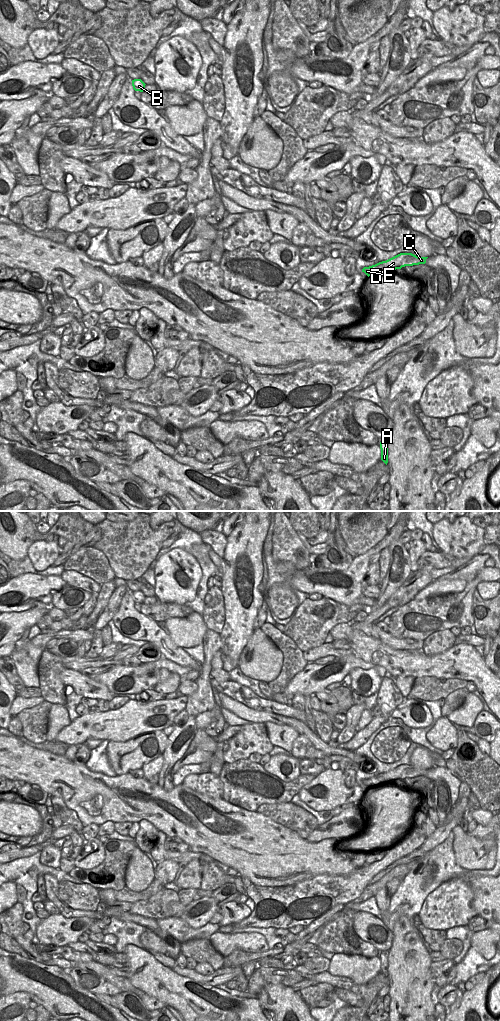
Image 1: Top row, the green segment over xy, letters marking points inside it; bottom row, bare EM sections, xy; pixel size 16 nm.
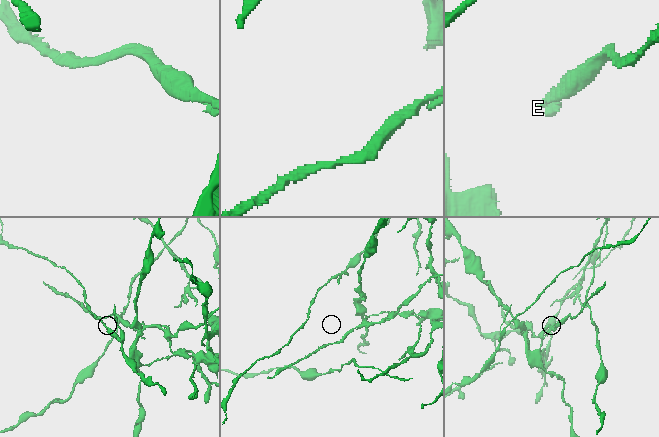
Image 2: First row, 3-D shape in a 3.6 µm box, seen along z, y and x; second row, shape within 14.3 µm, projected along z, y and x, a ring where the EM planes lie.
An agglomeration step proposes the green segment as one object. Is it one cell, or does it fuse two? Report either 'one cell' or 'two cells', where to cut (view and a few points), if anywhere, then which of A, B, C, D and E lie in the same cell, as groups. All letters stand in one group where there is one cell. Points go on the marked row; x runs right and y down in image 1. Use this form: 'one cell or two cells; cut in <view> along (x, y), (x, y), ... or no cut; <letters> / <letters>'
two cells; cut in xy along (371, 266), (373, 274); A B C D / E

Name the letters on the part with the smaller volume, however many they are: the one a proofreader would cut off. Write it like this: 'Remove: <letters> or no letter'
Remove: E

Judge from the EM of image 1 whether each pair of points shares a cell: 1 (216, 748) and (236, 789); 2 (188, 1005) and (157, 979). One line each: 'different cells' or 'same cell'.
1: different cells
2: same cell

